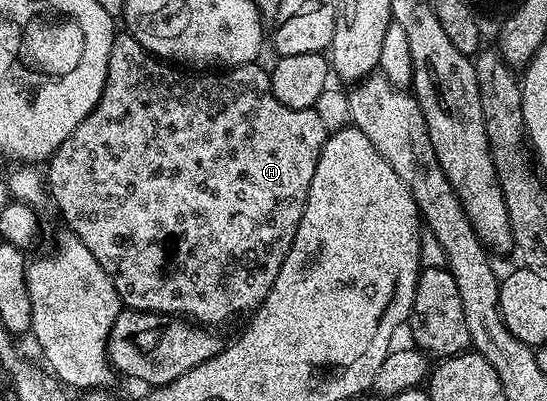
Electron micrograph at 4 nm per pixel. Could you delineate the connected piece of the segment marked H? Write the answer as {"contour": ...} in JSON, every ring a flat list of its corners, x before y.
{"contour":[[119,32,116,33,113,40,113,48,109,52,109,68,107,69,105,88,101,92,101,100,95,105,93,112,89,112,89,116,85,116,85,120,73,131,69,136,69,140,65,140,65,144,61,144,61,148,57,148,55,153,51,155,45,166,45,182,49,187,49,198,55,201,55,206,59,209,60,216,67,221,66,229,79,237,81,244,85,244,85,248,89,248,89,252,93,252,93,256,97,256,97,264,101,264,101,268,105,268,105,272,113,280,113,284,119,293,119,301,126,309,145,310,172,316,186,316,188,319,208,328,219,328,222,322,231,322,238,314,247,316,258,310,259,305,265,300,269,288,273,288,273,280,277,280,277,272,293,244,293,236,297,232,297,224,301,220,301,212,307,199,309,184,313,180,313,168,317,168,319,153,328,133,329,131,325,128,325,124,321,124,321,116,313,108,310,110,305,108,285,108,285,104,281,104,281,100,273,97,271,95,270,73,266,69,262,70,259,64,236,66,226,72,184,72,182,69,156,58,154,54,148,54,146,48,133,35]]}

